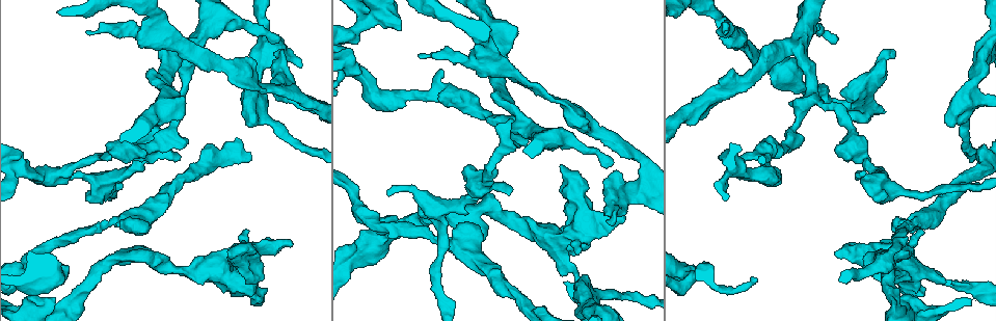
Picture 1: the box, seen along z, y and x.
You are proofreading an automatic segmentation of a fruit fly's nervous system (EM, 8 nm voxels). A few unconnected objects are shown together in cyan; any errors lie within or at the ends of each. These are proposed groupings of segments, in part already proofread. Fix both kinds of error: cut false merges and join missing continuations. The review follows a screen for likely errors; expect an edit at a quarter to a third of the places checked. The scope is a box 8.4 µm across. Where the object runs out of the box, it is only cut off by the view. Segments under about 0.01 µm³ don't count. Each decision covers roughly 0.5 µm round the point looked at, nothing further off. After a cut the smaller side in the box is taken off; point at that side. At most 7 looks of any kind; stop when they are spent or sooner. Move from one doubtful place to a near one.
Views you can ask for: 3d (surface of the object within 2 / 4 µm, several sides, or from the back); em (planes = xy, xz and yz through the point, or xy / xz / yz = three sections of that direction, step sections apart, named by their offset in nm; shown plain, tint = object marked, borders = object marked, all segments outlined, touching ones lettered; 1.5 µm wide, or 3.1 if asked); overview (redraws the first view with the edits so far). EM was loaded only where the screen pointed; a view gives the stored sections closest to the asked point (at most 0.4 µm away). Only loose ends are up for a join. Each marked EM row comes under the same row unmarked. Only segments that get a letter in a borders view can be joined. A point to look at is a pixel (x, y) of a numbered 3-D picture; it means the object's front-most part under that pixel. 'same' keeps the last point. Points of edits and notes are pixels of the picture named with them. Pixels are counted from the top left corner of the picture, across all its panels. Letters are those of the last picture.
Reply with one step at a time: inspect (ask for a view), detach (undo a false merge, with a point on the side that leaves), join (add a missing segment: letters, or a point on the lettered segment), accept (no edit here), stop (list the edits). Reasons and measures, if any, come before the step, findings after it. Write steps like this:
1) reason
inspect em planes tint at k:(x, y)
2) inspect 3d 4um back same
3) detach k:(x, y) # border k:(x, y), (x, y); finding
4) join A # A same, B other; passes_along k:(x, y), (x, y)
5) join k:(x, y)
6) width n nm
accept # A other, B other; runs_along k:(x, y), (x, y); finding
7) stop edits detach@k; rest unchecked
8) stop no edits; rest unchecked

branch stops here
inspect 3d 4um at 1:(67, 269)

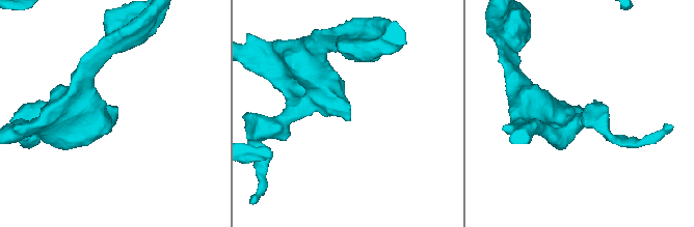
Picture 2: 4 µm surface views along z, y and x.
inspect em planes tint at 2:(116, 113)

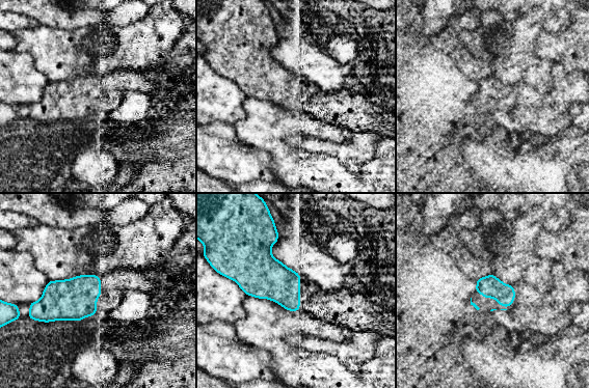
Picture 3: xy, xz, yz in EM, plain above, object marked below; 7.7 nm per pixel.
inspect em planes borders same

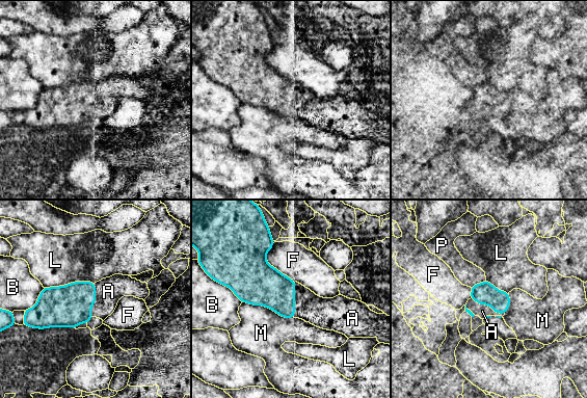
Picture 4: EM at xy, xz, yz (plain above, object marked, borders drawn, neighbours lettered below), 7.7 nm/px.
join A # A same, B other, F other, L other, M other, P other; the cell continues

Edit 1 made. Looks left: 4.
free end
inspect em planes tint at 1:(725, 33)

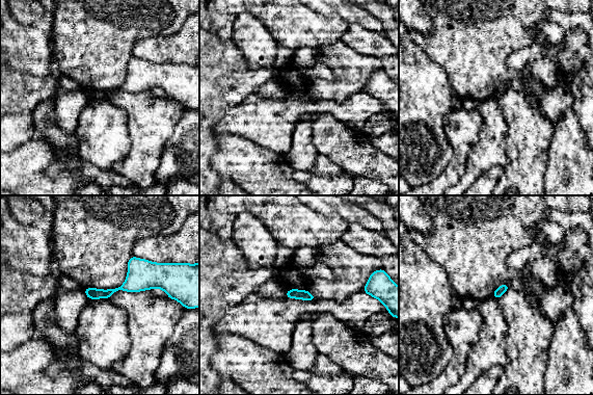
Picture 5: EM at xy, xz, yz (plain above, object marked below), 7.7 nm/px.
inspect em planes borders same

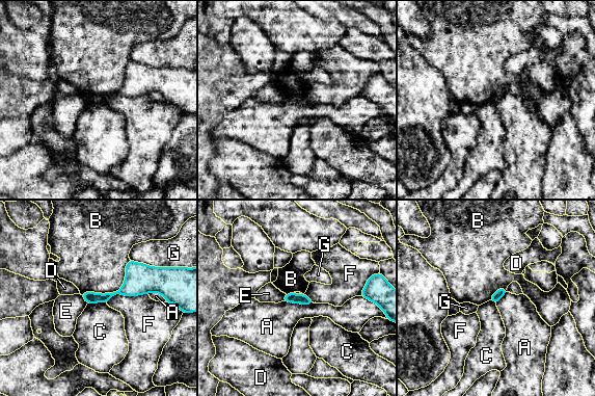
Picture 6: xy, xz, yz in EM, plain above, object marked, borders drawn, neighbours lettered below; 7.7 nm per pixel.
accept # A other, B other, C other, D other, E other, F other, G other; border 6:(284, 300), (300, 304), (315, 302); no lettered segment goes on from it

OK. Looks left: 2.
sudden change in width
inspect em planes tint at 1:(568, 176)

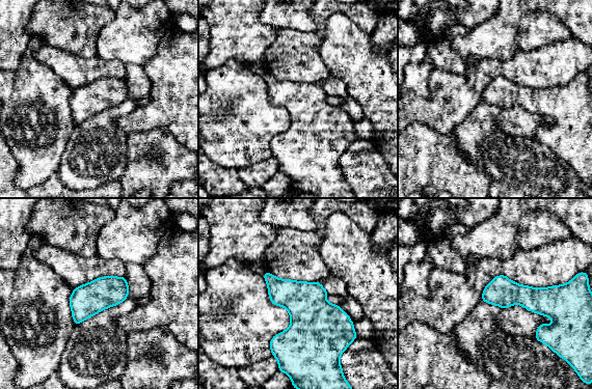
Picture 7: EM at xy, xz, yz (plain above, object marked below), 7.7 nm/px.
see the neighbours
inspect em planes borders same

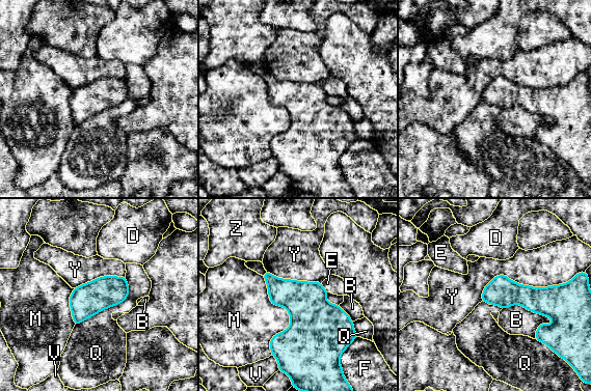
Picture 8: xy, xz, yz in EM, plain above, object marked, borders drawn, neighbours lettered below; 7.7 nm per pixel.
accept # B other, D other, E other, F other, M other, Q other, V other, Y other, Z other; all the same cell

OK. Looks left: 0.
stop edits join@4; rest unchecked

